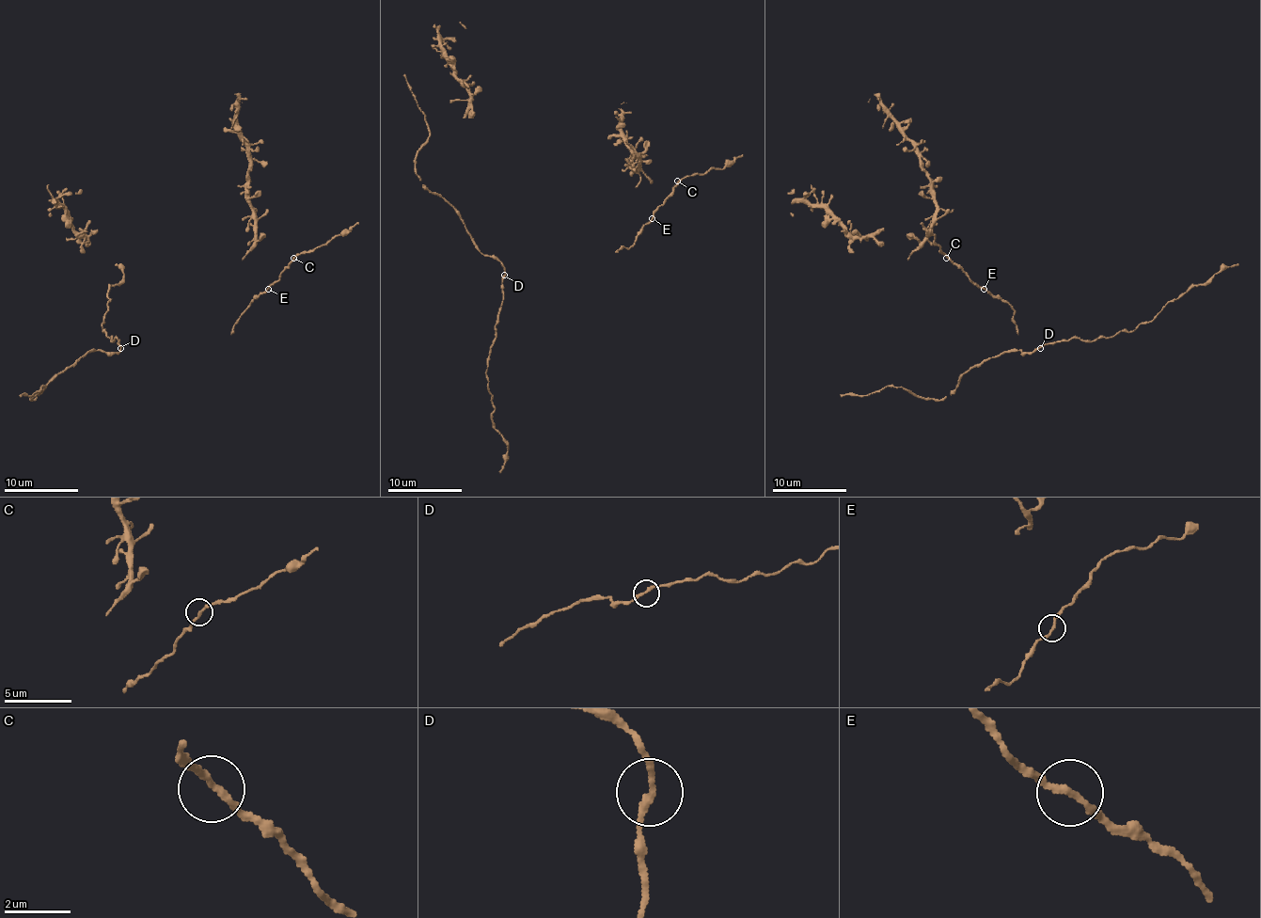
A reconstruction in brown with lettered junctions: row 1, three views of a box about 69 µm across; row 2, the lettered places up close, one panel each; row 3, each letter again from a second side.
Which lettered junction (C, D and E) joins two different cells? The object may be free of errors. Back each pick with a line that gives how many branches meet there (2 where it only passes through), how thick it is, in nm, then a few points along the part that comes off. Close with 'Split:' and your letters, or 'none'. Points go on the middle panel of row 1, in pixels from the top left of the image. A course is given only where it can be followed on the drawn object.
Split: none

